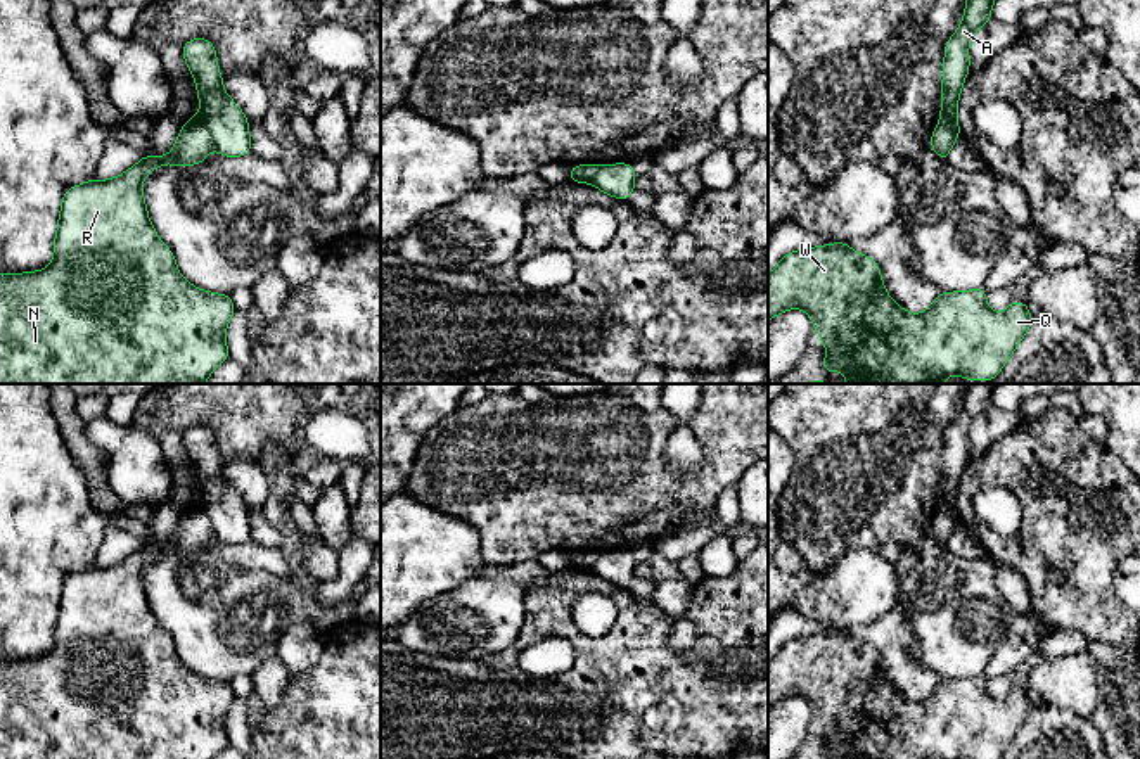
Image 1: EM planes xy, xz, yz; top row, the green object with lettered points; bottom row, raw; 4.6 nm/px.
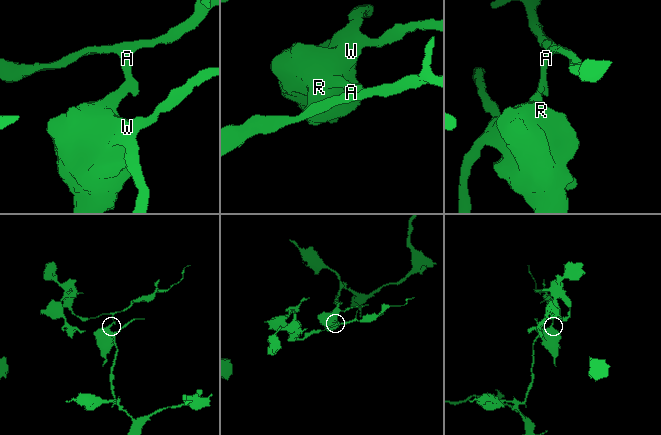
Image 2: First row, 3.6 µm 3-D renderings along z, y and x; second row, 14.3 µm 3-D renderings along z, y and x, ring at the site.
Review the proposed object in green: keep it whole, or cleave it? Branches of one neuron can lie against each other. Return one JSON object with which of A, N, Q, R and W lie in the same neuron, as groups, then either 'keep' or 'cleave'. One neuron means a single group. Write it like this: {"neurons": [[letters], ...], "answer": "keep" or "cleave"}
{"neurons": [["A"], ["N", "Q", "R", "W"]], "answer": "cleave"}

